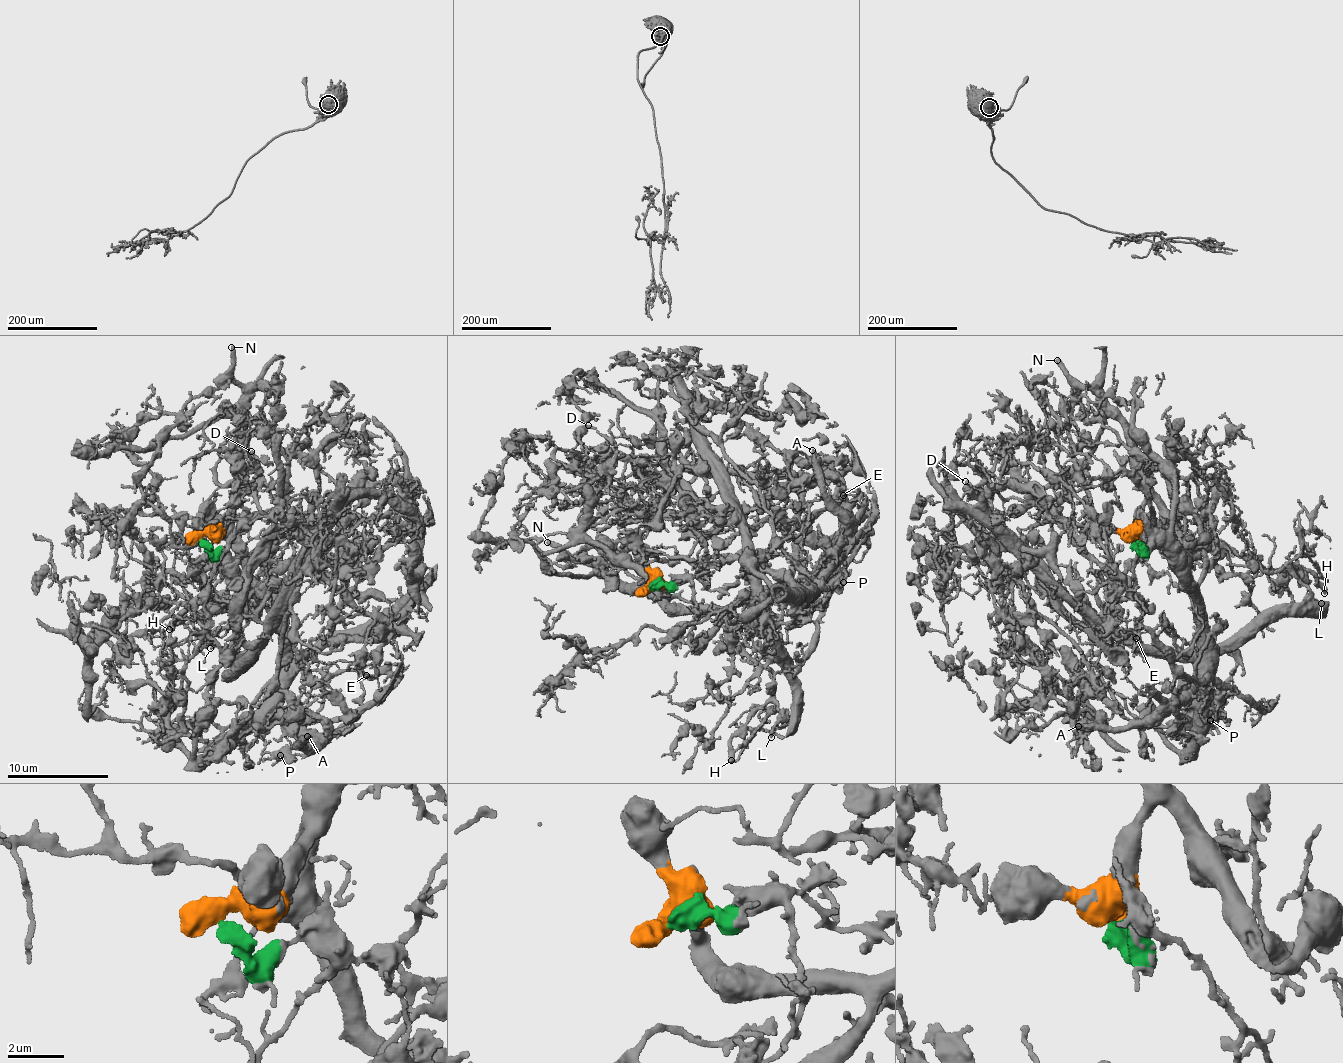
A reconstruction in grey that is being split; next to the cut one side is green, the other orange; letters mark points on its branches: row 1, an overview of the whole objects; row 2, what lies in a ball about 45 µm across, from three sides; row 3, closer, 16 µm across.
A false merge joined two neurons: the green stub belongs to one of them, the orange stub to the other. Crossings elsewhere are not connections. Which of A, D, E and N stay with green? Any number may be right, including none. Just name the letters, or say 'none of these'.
D, E

